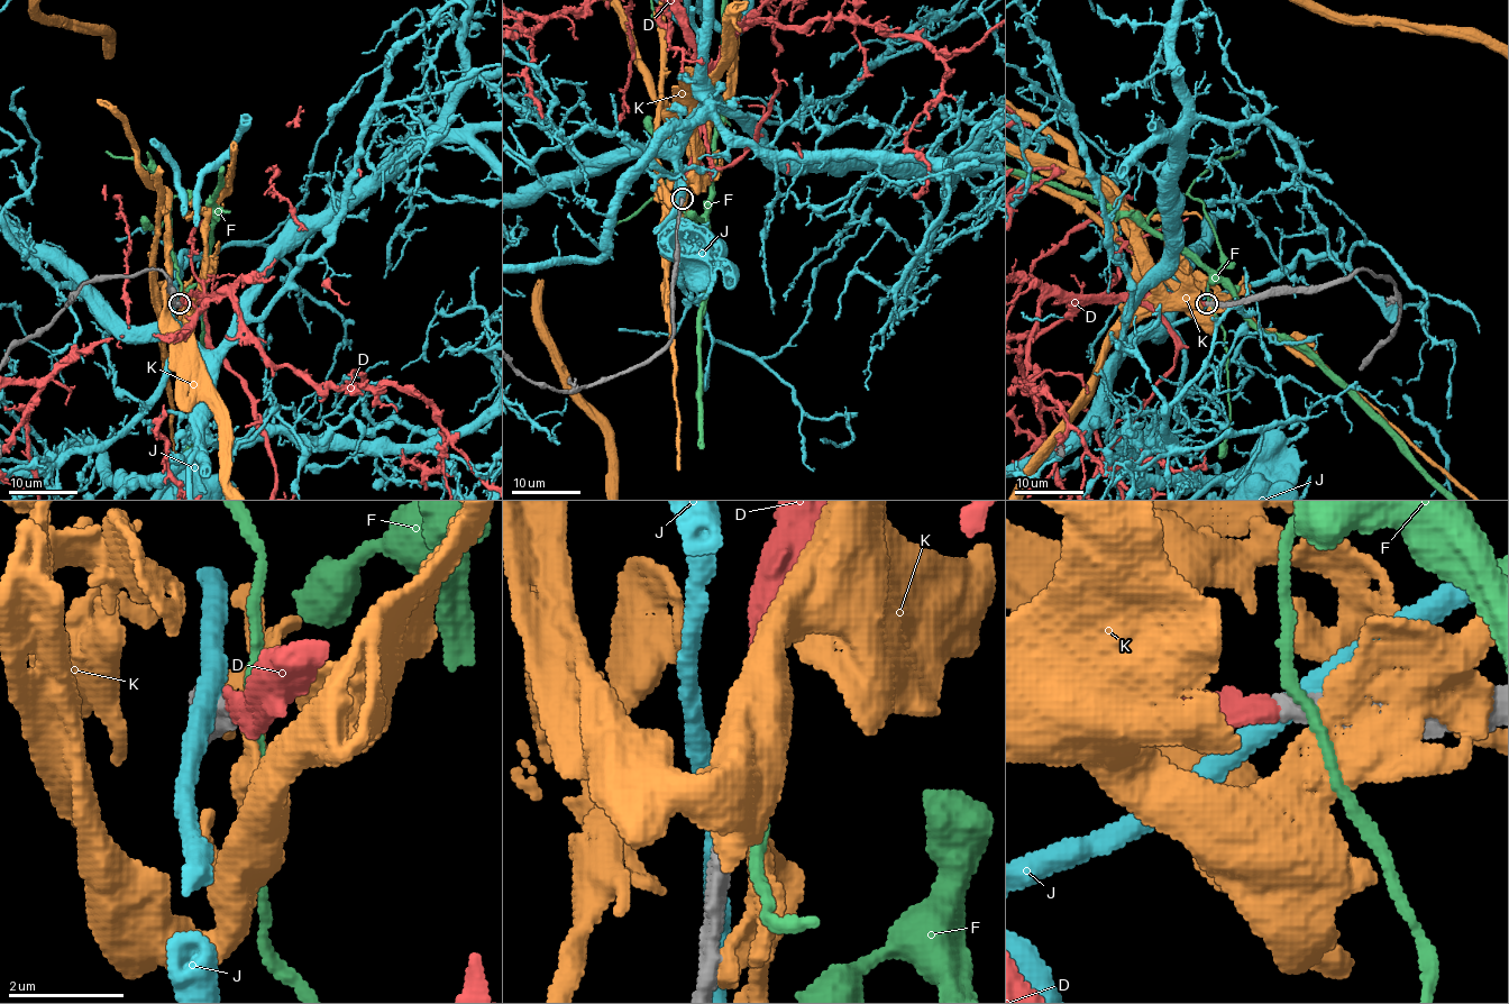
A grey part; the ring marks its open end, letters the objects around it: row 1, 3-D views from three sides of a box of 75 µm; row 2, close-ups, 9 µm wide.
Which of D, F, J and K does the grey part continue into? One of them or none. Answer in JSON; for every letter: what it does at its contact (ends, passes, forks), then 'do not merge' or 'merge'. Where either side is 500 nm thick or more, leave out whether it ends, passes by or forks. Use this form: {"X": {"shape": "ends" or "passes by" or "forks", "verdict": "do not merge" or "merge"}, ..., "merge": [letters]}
{"D": {"shape": "ends", "verdict": "merge"}, "F": {"verdict": "do not merge"}, "J": {"verdict": "do not merge"}, "K": {"verdict": "do not merge"}, "merge": ["D"]}

